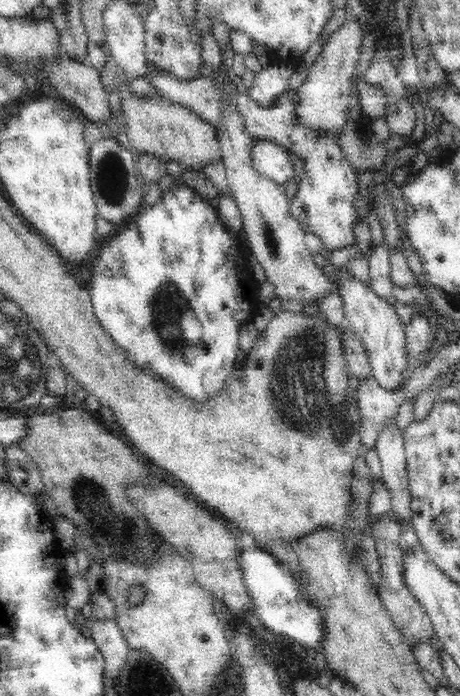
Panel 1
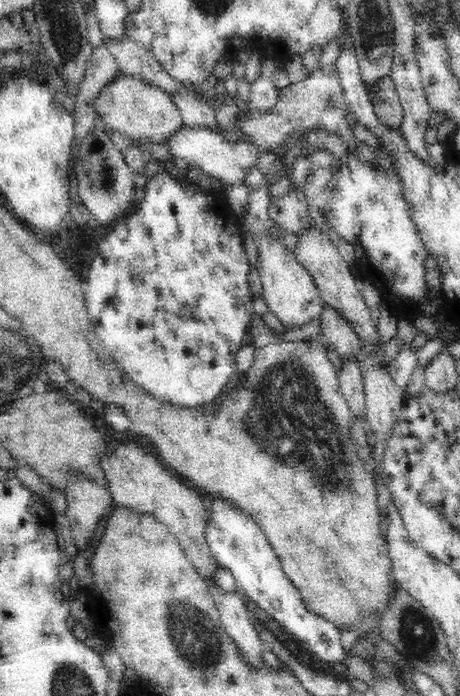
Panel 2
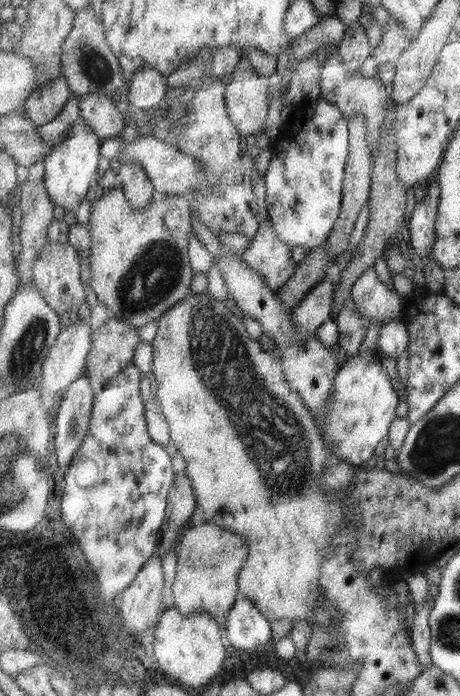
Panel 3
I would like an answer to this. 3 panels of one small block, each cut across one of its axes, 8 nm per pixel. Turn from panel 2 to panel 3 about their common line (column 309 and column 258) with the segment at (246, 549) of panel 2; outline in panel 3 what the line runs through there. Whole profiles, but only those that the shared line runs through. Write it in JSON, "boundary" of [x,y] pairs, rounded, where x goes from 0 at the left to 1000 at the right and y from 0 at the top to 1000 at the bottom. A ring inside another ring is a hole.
{"boundary":[[[522,851],[493,886],[489,914],[500,930],[546,937],[572,931],[593,918],[596,909],[585,886],[563,878],[550,862]]]}

